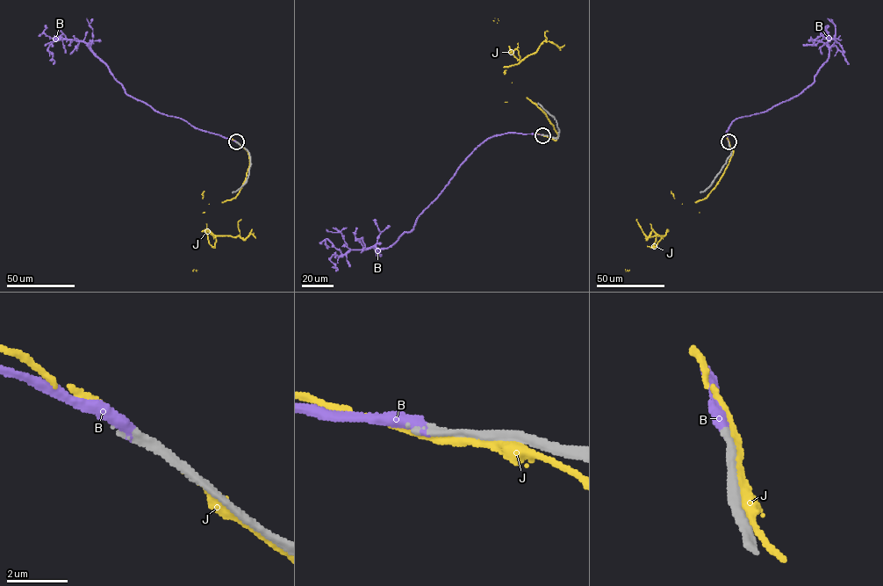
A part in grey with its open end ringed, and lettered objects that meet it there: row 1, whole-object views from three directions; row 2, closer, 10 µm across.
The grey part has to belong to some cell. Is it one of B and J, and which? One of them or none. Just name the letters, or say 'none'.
B

